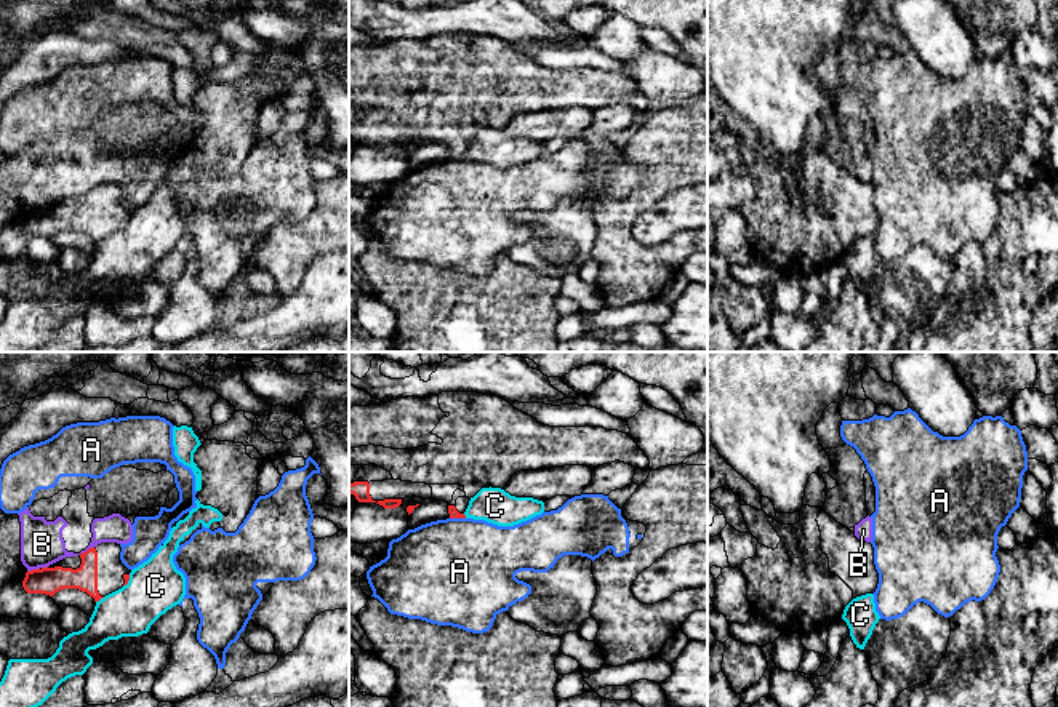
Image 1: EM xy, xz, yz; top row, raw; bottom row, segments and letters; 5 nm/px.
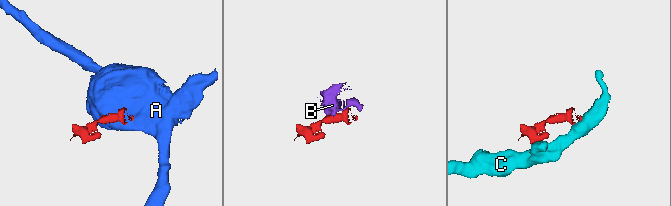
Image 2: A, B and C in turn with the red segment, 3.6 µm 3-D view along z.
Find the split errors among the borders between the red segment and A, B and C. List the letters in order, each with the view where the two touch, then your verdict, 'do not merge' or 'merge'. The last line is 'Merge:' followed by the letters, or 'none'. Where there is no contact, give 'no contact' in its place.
A: contact in xz; do not merge
B: contact in xy; do not merge
C: contact in xy; do not merge
Merge: none

